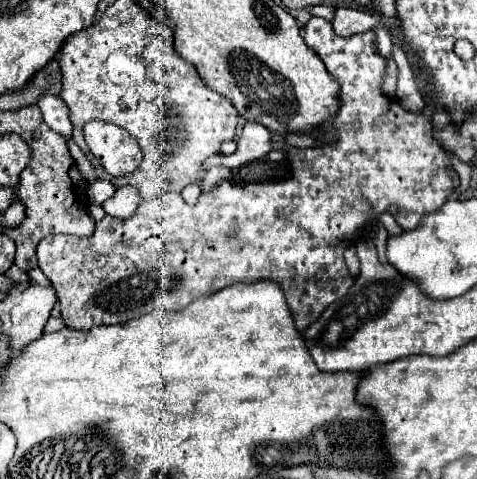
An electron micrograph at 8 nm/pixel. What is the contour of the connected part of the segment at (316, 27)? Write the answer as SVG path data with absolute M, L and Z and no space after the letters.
M313 16L303 30L303 40L321 56L327 72L341 84L341 108L321 130L329 132L335 126L339 140L321 148L297 150L287 146L283 136L273 134L275 148L287 148L287 158L293 164L293 176L287 182L245 186L223 182L215 190L205 192L191 208L183 202L181 194L167 192L157 200L141 202L137 212L127 220L105 216L95 224L95 234L91 238L61 234L41 240L37 248L39 268L57 292L61 318L67 328L89 332L93 326L121 324L139 318L155 310L155 306L177 312L201 294L213 294L233 282L273 280L281 286L295 326L303 334L329 304L341 300L351 288L353 278L343 262L343 252L365 224L377 222L391 204L397 204L397 224L403 230L413 230L425 214L437 210L460 185L454 168L445 166L445 152L431 136L429 118L421 111L405 110L397 100L382 93L387 60L377 50L375 30L341 38L335 34L331 22Z

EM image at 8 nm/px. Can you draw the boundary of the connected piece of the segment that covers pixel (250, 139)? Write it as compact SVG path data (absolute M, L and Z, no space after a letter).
M247 122L241 130L241 136L237 140L237 152L231 156L223 156L216 160L216 157L209 157L203 164L203 170L208 170L214 165L223 165L227 168L239 168L243 164L249 164L257 158L267 156L273 150L271 132L265 130L265 126L257 122Z

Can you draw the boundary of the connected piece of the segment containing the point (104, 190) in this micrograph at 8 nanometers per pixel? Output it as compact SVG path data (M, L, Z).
M95 180L89 184L87 188L87 196L89 196L89 202L91 204L97 204L101 206L105 200L109 200L111 196L115 194L115 186L107 180Z

